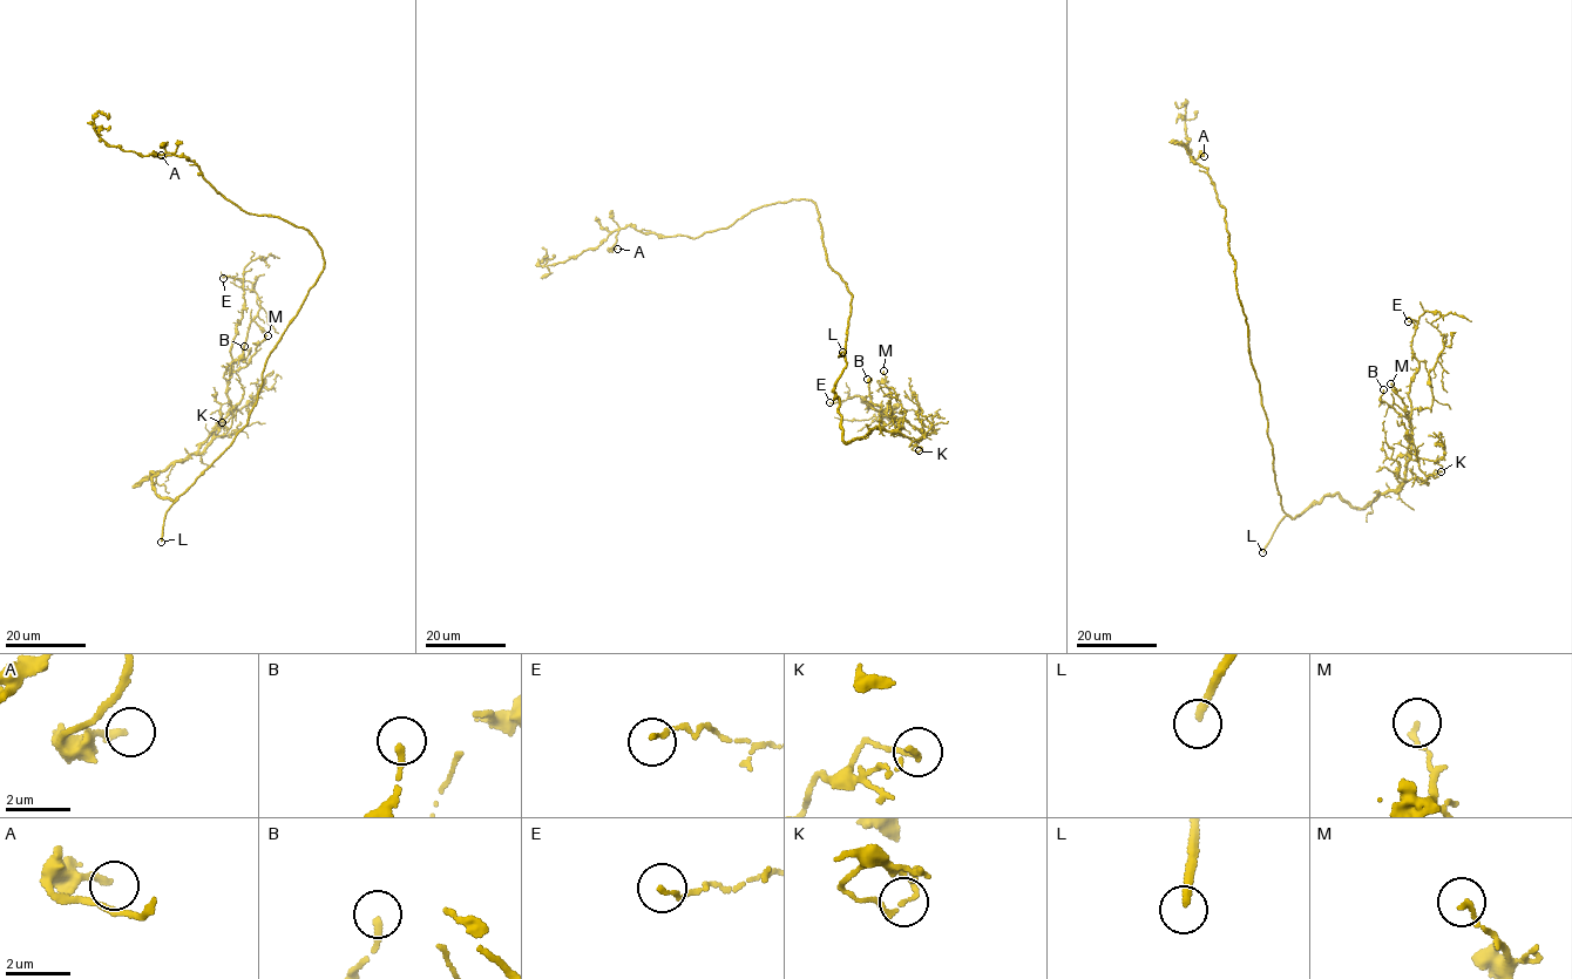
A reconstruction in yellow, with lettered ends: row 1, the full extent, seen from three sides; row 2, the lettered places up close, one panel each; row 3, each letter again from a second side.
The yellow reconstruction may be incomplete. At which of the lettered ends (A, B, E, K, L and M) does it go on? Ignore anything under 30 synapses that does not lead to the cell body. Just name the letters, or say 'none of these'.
L

